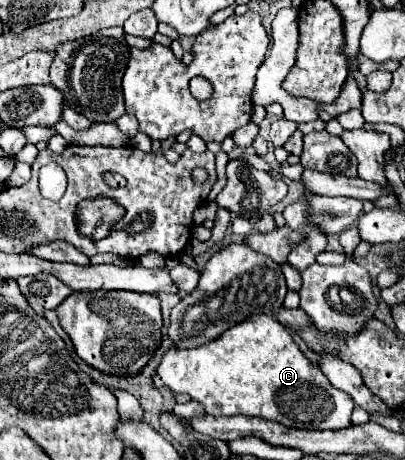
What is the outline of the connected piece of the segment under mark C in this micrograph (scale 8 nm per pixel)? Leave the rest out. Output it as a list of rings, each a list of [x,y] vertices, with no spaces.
[[[251,316],[229,330],[219,338],[201,344],[197,348],[171,348],[157,370],[159,378],[171,392],[187,392],[193,400],[199,400],[205,406],[205,412],[211,416],[259,416],[275,420],[289,428],[309,428],[309,430],[341,430],[351,426],[353,400],[349,394],[331,386],[327,376],[319,366],[311,364],[305,354],[299,350],[295,340],[273,316]]]

